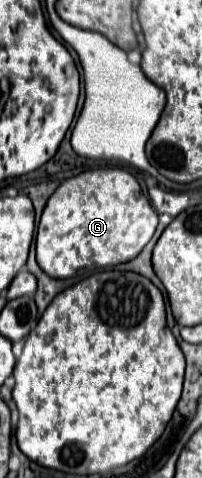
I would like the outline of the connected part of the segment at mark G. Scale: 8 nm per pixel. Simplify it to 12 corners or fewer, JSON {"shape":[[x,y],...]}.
{"shape":[[125,169],[63,181],[37,227],[53,279],[127,263],[157,213]]}

